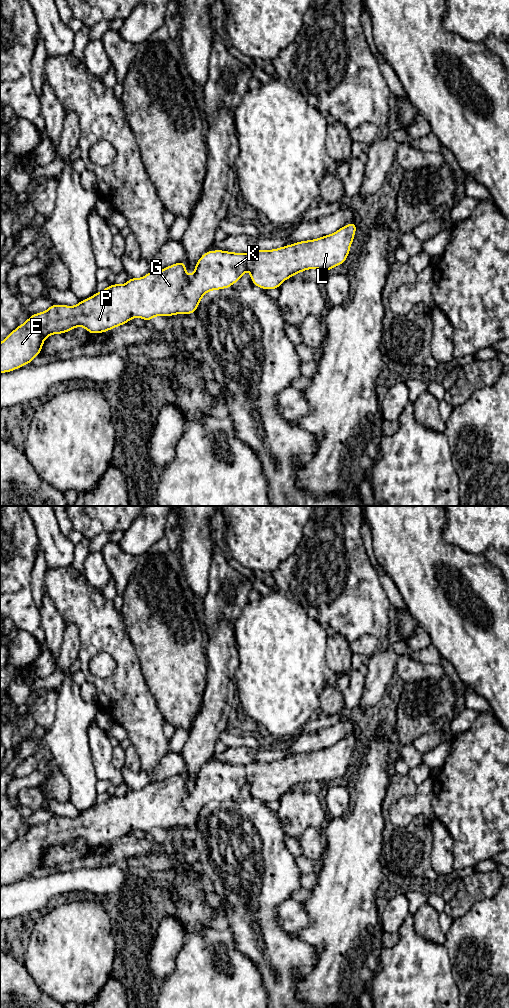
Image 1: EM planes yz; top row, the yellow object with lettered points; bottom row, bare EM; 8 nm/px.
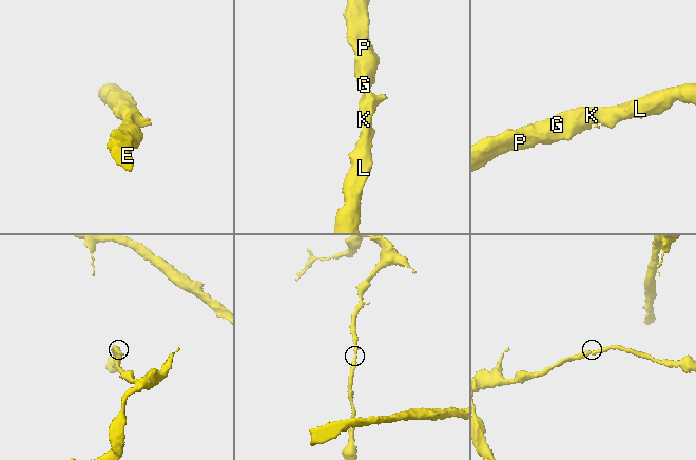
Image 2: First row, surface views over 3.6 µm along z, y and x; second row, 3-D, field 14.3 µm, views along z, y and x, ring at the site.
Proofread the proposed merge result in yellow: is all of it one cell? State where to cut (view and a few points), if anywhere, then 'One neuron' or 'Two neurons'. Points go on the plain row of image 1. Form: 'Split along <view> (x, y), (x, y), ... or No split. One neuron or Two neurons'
No split. One neuron

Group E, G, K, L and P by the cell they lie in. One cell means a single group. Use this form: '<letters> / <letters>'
E G K L P

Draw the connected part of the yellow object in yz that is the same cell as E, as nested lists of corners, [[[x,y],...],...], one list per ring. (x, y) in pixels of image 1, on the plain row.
[[[352,734],[317,751],[247,766],[223,762],[207,763],[195,776],[195,784],[191,788],[186,786],[186,776],[179,773],[158,784],[149,783],[142,790],[130,790],[125,796],[111,796],[92,809],[79,813],[75,818],[51,817],[46,823],[31,827],[0,855],[0,885],[11,884],[32,875],[40,866],[48,848],[64,846],[78,838],[85,840],[90,846],[96,846],[107,844],[136,829],[150,834],[154,828],[194,826],[207,804],[230,800],[241,792],[247,781],[250,782],[252,795],[264,802],[279,801],[282,794],[304,782],[316,780],[329,784],[331,780],[346,773],[356,741],[357,736]]]

